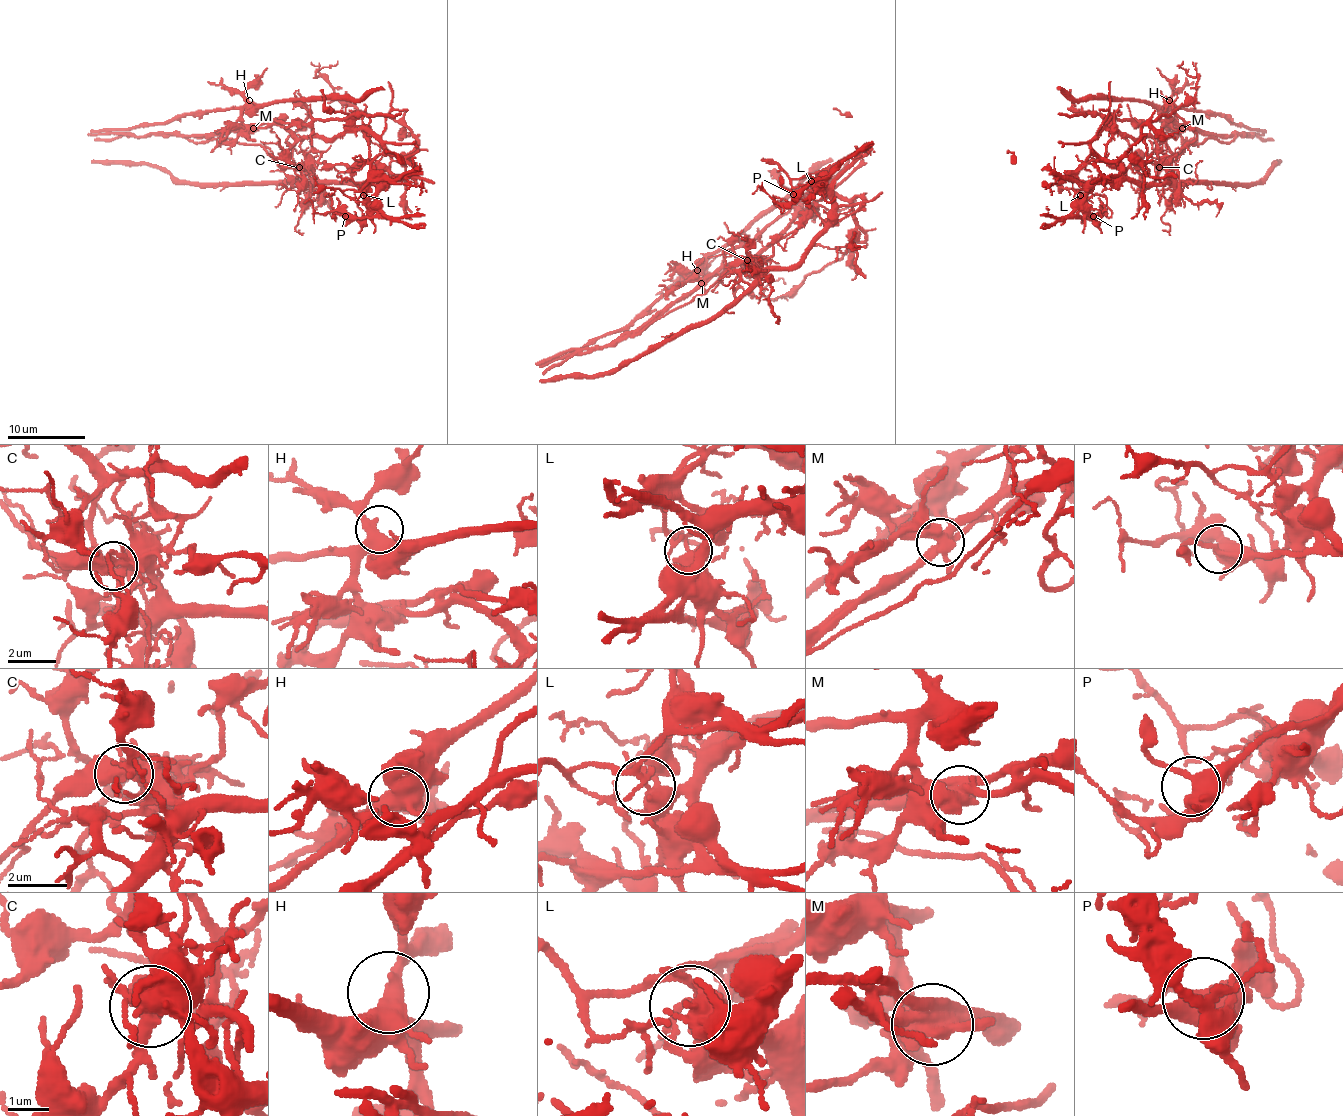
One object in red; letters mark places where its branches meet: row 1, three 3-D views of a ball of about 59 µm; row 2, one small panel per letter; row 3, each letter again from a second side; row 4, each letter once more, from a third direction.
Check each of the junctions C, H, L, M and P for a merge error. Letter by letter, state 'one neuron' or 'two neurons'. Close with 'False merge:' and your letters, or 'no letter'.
C: two neurons
H: one neuron
L: two neurons
M: two neurons
P: one neuron
False merge: C, L, M

